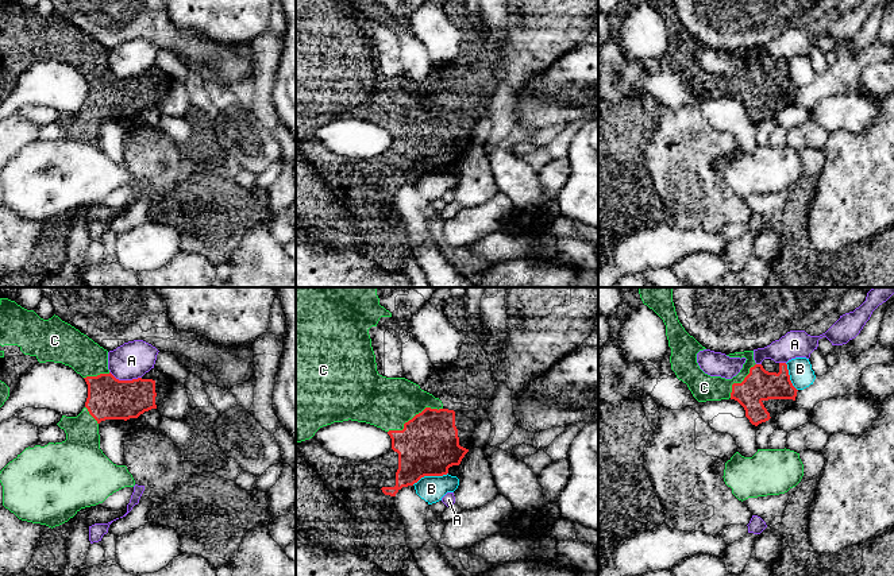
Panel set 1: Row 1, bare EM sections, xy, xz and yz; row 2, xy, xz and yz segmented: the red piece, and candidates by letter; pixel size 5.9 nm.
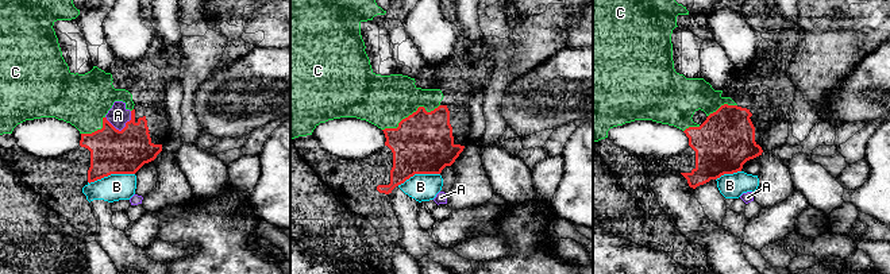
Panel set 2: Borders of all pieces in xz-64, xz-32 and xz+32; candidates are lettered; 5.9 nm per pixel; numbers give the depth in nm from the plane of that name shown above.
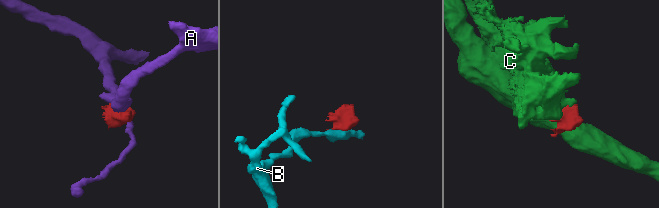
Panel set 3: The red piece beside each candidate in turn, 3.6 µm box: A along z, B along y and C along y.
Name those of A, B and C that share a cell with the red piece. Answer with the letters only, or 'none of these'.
C

